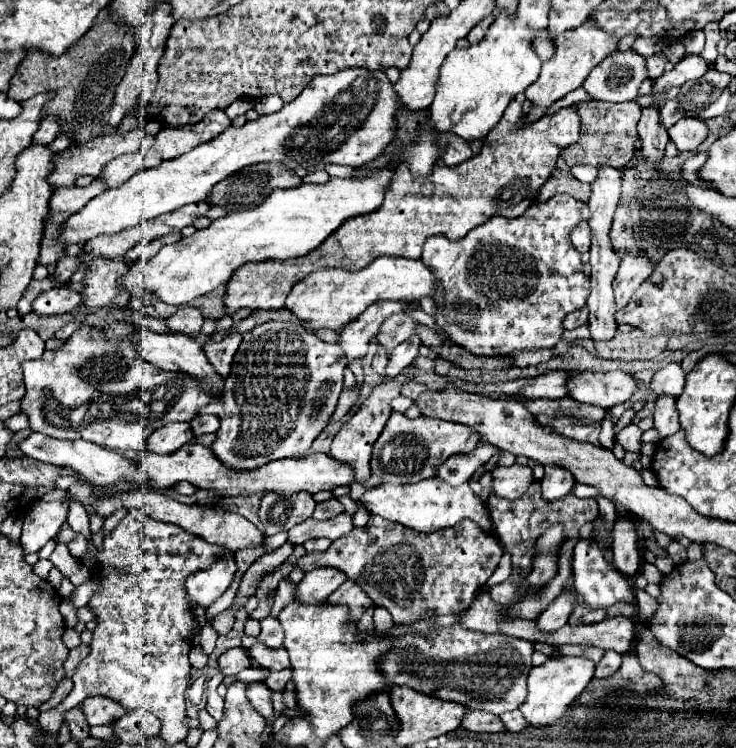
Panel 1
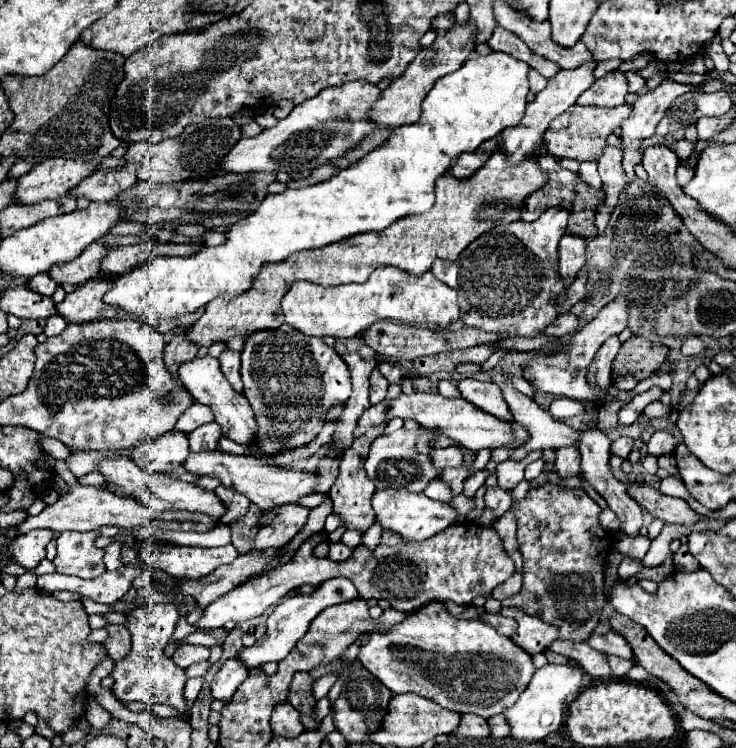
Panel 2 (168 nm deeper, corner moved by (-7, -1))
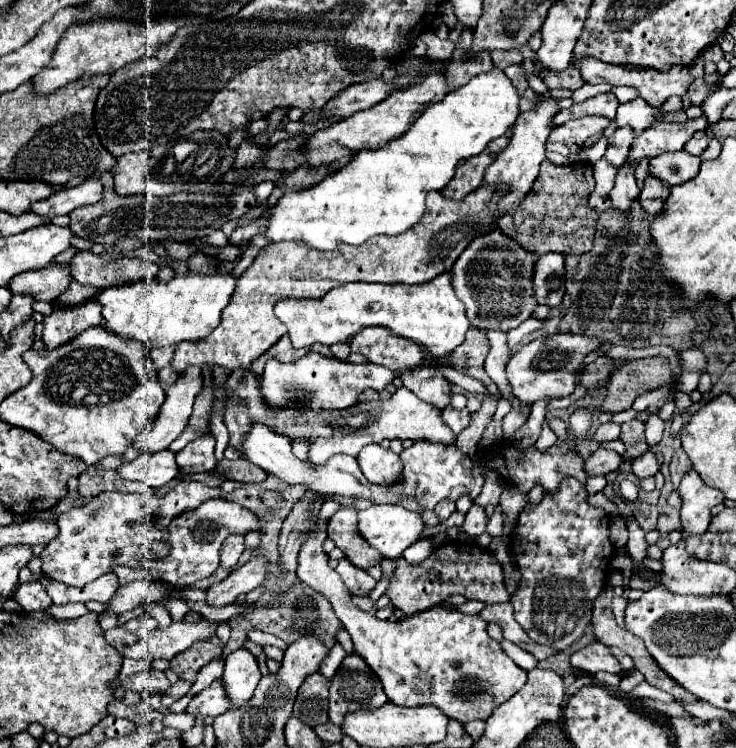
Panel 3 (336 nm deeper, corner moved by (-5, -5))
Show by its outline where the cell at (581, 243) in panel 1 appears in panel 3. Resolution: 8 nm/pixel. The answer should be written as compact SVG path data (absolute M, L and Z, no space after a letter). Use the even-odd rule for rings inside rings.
M544 254L536 260L534 270L536 300L544 306L560 306L564 296L564 254Z

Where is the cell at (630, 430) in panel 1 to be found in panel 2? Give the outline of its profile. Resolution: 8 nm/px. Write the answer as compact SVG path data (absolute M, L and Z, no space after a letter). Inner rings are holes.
M622 436L622 438L618 438L618 440L612 442L610 452L612 452L612 454L618 454L618 456L622 456L622 458L628 458L628 454L632 452L632 448L634 448L634 440L628 438L628 436Z

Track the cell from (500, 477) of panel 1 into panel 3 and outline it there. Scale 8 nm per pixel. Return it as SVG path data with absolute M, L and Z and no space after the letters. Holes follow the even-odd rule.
M472 504L472 508L470 508L468 514L466 514L466 520L464 520L464 524L462 524L460 528L462 528L462 532L478 538L480 534L486 532L486 522L488 522L488 520L486 520L484 508L480 508L478 504Z

